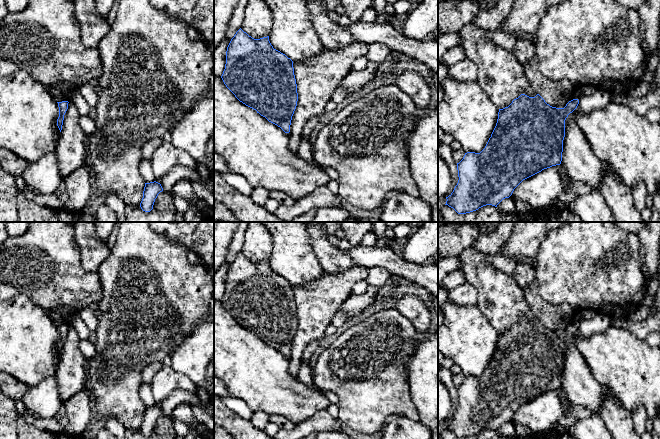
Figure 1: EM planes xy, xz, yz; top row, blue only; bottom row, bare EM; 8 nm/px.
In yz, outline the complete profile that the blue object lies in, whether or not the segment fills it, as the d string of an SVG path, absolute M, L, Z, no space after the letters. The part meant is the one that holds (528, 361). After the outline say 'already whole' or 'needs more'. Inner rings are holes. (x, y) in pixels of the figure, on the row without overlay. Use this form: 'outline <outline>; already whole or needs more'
outline M521 318L508 331L499 333L496 350L485 372L480 377L465 377L457 387L459 404L453 416L446 421L445 429L458 438L470 437L486 429L497 431L523 404L560 389L565 344L578 328L579 324L573 323L564 332L556 332L547 328L539 318L535 321Z; already whole

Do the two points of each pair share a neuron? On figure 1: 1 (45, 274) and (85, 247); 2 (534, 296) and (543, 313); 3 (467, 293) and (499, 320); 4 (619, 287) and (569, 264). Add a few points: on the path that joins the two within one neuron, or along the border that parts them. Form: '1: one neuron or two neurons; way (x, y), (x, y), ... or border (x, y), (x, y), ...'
1: two neurons; border (73, 232), (80, 255), (80, 264), (88, 272)
2: one neuron; way (535, 300), (542, 309)
3: two neurons; border (464, 280), (476, 289), (476, 303)
4: one neuron; way (607, 277), (593, 276), (581, 265)

